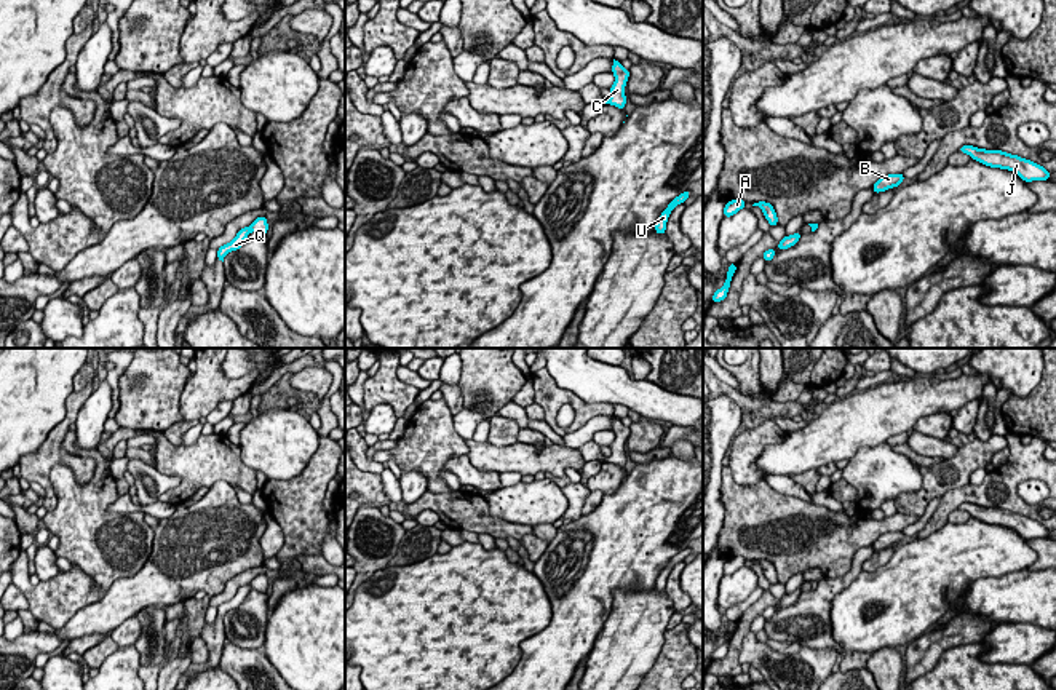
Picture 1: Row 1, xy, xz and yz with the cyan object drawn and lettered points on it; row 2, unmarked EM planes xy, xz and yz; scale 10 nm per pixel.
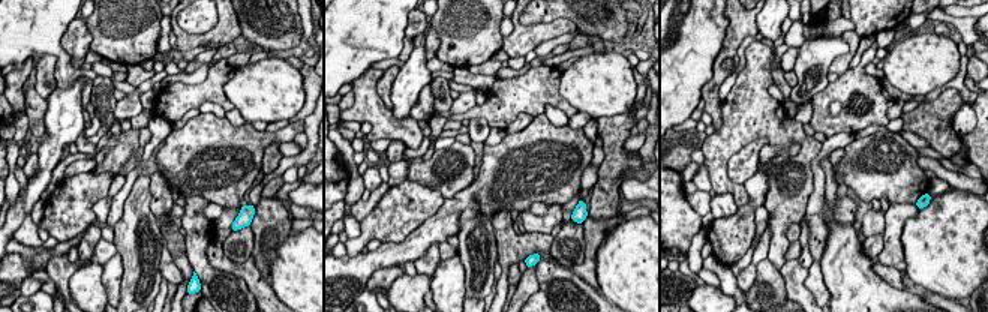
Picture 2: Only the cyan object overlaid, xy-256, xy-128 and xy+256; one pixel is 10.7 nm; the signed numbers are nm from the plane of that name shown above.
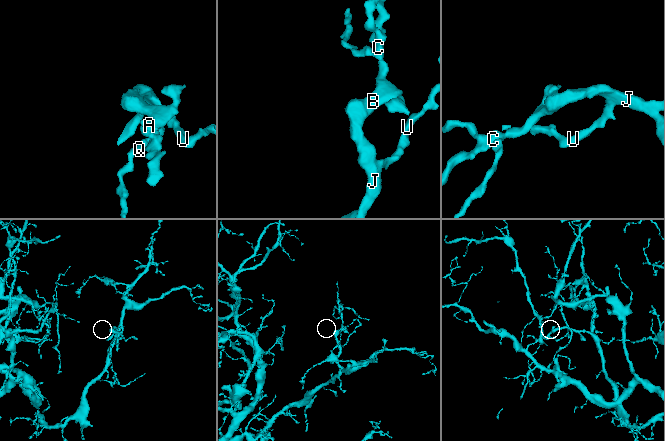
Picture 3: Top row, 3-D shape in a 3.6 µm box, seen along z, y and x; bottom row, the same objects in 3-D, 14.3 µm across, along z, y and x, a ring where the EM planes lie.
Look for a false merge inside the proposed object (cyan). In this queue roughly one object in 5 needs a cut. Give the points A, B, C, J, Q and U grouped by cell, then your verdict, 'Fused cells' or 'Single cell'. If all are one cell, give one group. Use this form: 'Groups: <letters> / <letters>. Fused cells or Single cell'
Groups: A B C J Q U. Single cell

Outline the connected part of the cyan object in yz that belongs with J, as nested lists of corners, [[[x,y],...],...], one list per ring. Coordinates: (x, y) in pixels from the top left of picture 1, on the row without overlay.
[[[962,503],[959,510],[970,513],[971,518],[976,518],[986,524],[1013,529],[1024,540],[1050,538],[1050,532],[1051,532],[1050,529],[1018,513],[1011,513],[1002,508],[978,506],[973,503]]]

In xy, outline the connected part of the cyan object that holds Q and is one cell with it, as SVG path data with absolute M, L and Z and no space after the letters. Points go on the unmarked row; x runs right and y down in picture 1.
M265 573L257 575L249 585L240 586L236 594L230 601L217 607L217 617L224 620L224 615L228 610L238 609L251 589L267 593L267 588L268 588L268 580Z

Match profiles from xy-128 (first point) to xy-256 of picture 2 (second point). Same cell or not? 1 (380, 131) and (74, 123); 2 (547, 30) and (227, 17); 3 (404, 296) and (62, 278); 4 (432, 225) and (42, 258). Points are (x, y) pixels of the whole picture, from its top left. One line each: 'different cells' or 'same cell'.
1: different cells
2: same cell
3: different cells
4: same cell

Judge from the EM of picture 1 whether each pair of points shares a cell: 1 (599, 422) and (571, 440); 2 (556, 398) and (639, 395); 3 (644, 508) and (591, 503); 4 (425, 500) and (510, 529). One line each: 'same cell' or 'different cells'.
1: same cell
2: different cells
3: different cells
4: same cell

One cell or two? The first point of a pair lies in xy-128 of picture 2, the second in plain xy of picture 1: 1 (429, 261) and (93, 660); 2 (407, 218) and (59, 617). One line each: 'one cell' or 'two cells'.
1: one cell
2: one cell

